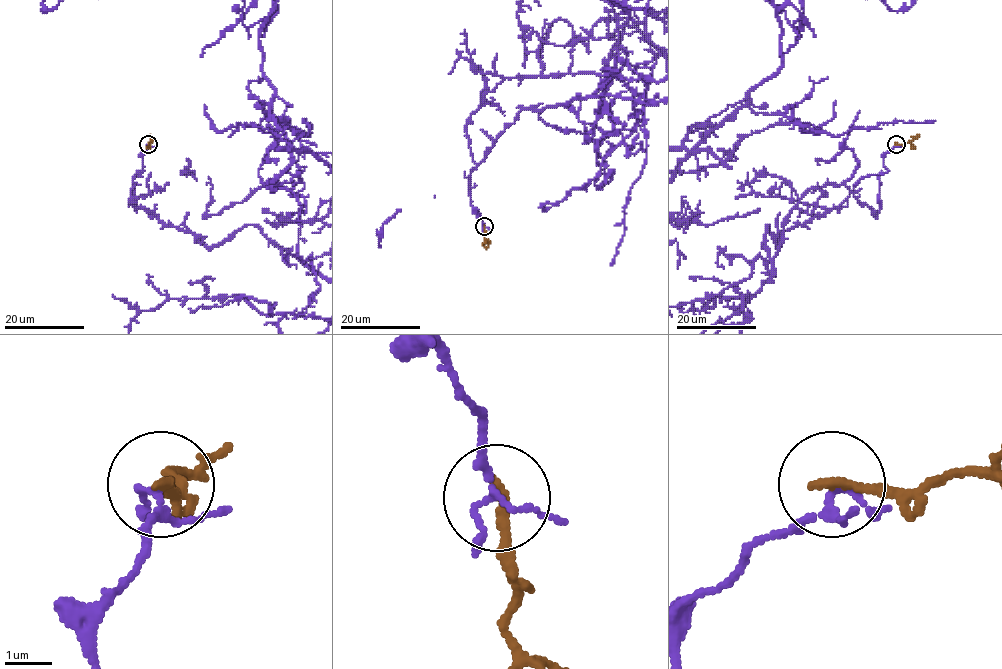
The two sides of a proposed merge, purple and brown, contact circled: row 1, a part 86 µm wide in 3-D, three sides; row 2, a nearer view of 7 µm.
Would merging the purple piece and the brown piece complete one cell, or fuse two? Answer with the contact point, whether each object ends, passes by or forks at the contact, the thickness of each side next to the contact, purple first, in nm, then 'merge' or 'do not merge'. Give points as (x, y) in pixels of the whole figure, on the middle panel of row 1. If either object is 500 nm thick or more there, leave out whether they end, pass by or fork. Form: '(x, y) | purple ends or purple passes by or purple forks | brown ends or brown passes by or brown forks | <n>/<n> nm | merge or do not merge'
(484, 226) | purple forks | brown ends | 110/220 nm | do not merge

